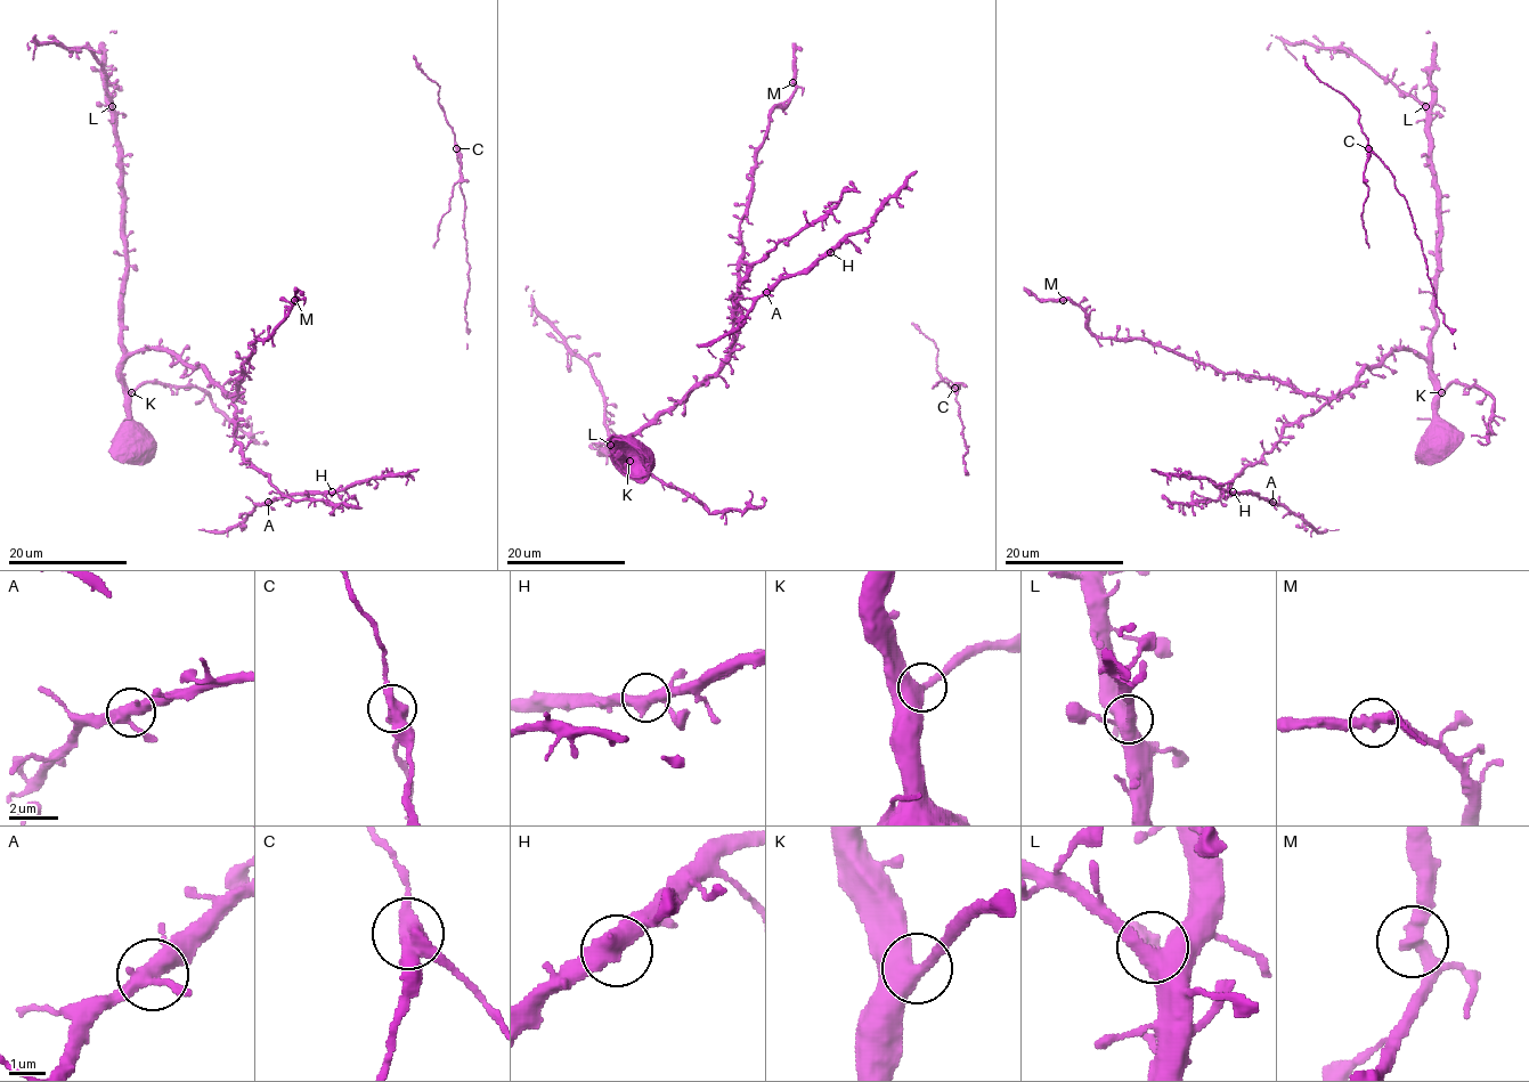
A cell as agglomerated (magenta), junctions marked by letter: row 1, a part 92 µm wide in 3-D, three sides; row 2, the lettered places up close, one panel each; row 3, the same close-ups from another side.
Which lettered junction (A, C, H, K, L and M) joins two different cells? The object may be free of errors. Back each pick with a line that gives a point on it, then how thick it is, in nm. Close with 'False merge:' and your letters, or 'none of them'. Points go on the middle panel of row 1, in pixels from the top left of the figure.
C: at (954, 388); 440 nm thick
False merge: C

